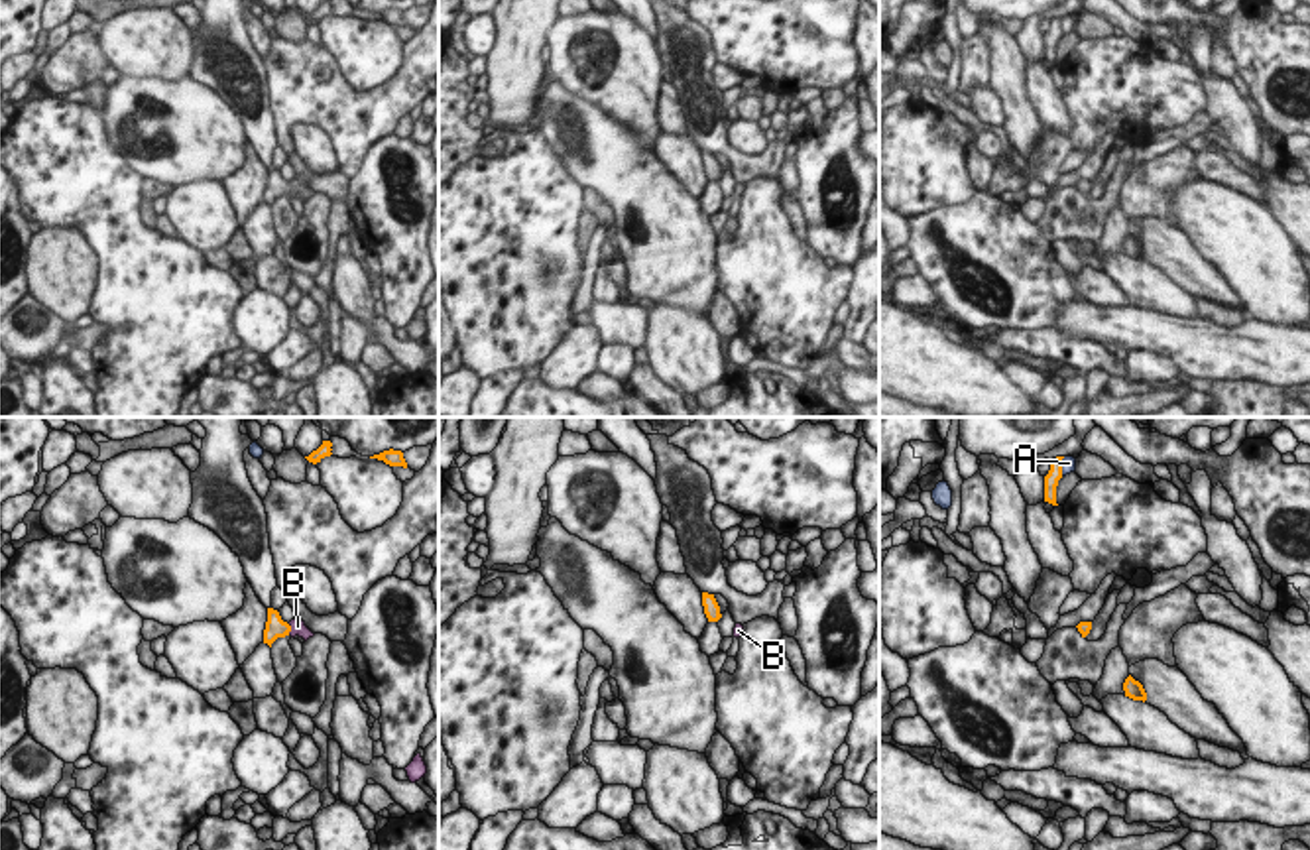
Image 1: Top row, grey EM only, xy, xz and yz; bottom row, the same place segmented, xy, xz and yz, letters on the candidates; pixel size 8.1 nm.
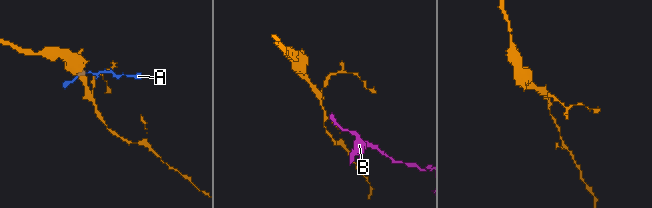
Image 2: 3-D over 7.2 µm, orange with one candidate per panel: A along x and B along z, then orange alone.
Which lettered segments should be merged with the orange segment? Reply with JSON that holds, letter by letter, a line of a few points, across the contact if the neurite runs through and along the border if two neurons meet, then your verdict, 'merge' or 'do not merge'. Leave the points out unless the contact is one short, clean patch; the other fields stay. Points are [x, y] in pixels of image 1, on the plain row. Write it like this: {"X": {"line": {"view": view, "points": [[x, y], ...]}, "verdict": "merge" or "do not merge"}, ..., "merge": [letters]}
{"A": {"line": {"view": "yz", "points": [[1065, 16], [1061, 34]]}, "verdict": "do not merge"}, "B": {"line": {"view": "xy", "points": [[276, 187], [290, 189], [297, 185]]}, "verdict": "merge"}, "merge": ["B"]}

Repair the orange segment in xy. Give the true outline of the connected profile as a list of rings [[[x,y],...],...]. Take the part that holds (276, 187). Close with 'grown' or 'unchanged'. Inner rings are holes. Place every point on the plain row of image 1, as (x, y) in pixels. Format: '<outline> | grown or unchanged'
[[[268,167],[268,181],[266,181],[266,189],[264,189],[264,203],[268,203],[271,207],[271,203],[277,197],[285,197],[285,195],[299,195],[305,201],[309,197],[313,197],[315,193],[305,185],[305,181],[301,177],[291,179],[289,183],[281,179],[279,171],[273,167]]] | grown

